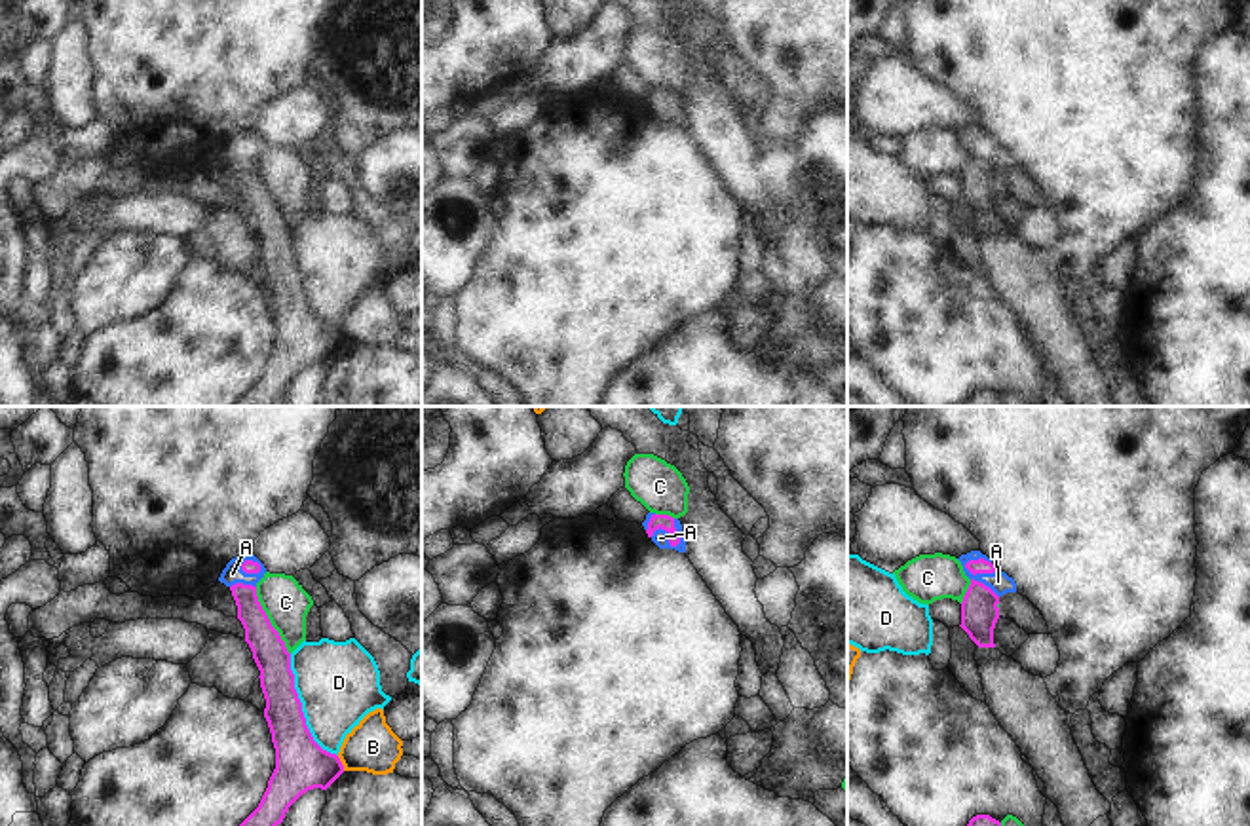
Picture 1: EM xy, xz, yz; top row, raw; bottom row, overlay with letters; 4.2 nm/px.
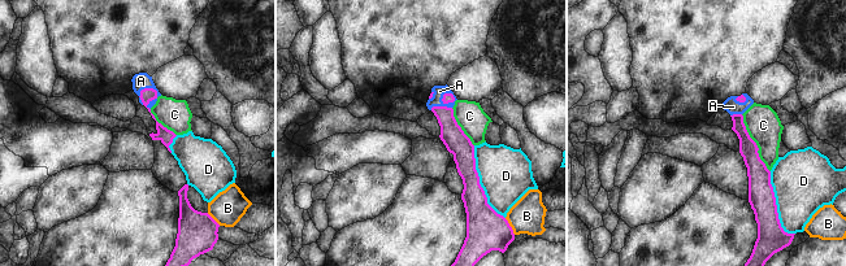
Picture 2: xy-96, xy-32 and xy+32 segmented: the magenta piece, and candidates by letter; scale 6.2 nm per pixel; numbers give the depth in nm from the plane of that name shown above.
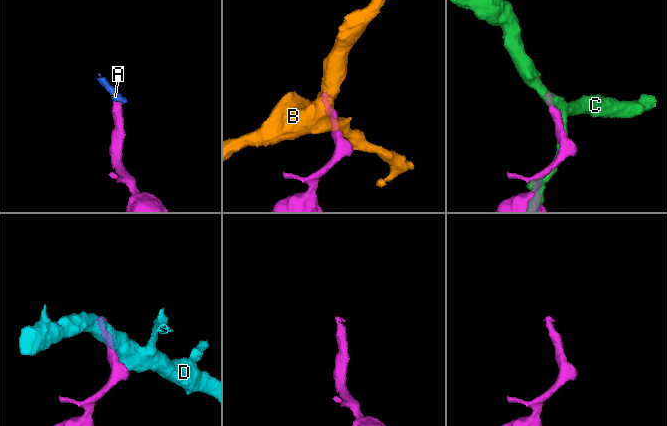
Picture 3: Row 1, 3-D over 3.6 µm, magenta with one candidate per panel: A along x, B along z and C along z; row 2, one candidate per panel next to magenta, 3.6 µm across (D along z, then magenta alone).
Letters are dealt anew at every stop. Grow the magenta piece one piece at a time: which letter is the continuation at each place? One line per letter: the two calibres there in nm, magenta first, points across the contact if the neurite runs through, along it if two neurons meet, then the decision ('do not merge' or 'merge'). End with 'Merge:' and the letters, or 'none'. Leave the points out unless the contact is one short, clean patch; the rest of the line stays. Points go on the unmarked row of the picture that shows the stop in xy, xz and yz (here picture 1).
A: calibres 60 and 90 nm; way yz (975, 141), (977, 156), (998, 156); merge
B: calibres 220 and 220 nm; border xy (337, 331), (344, 344); do not merge
C: calibres 140 and 190 nm; do not merge
D: calibres 220 and 360 nm; do not merge
Merge: A

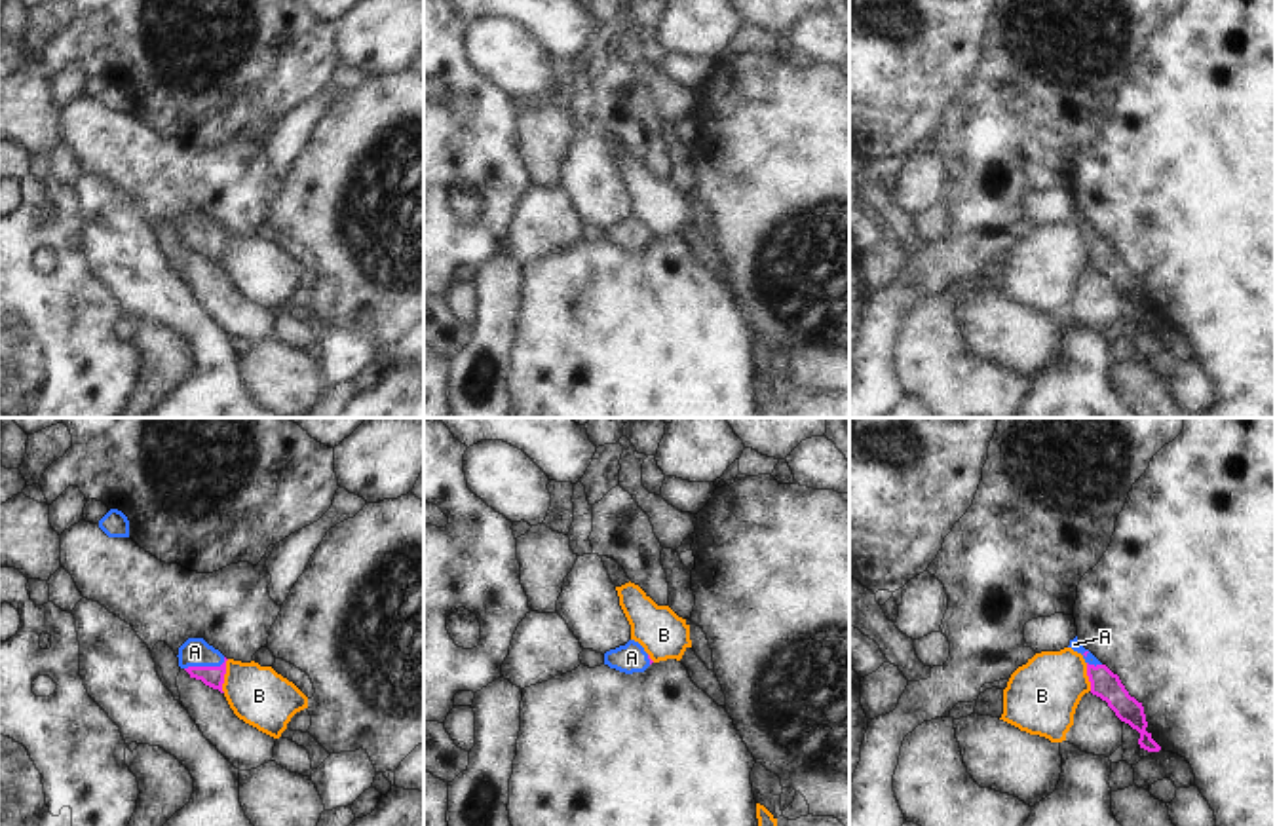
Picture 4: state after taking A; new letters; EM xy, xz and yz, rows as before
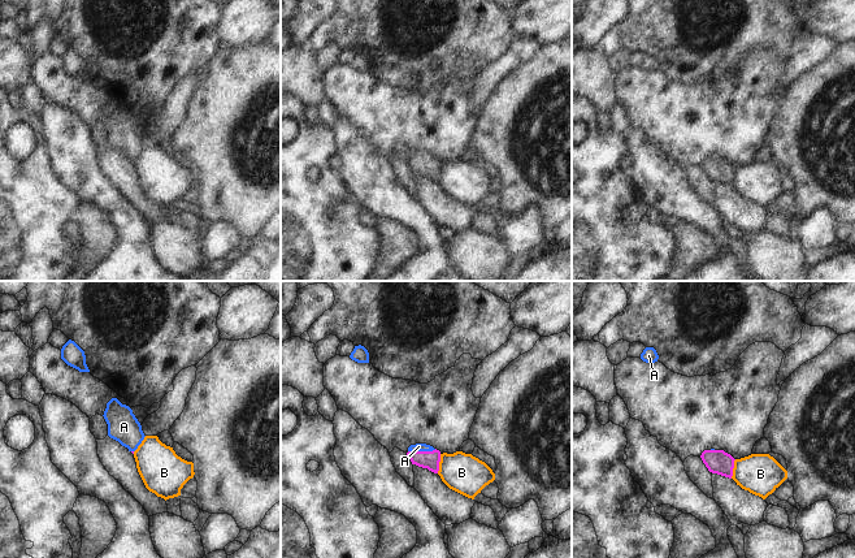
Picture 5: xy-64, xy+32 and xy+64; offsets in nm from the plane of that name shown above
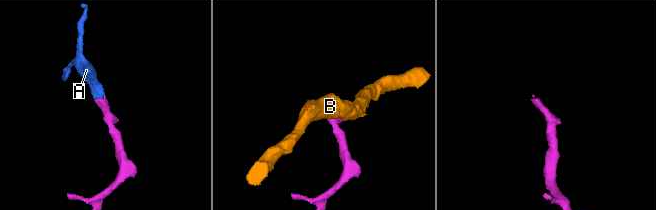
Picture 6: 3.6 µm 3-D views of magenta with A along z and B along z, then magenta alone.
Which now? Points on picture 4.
A: calibres 90 and 120 nm; merge
B: calibres 90 and 240 nm; do not merge
Merge: A

